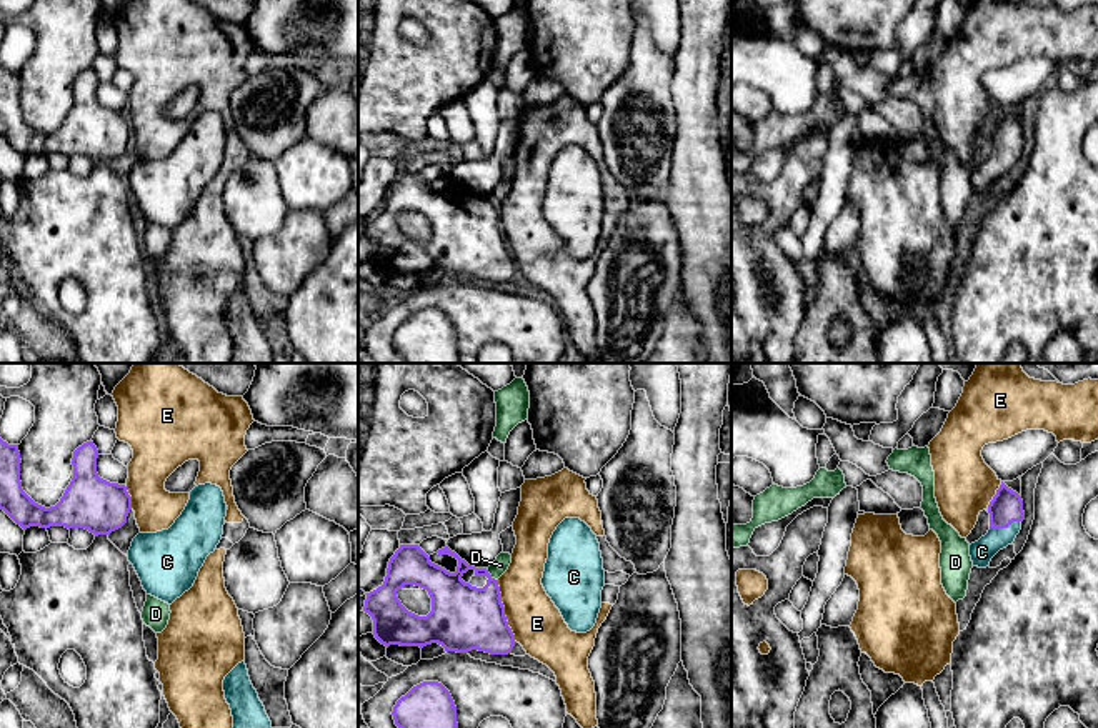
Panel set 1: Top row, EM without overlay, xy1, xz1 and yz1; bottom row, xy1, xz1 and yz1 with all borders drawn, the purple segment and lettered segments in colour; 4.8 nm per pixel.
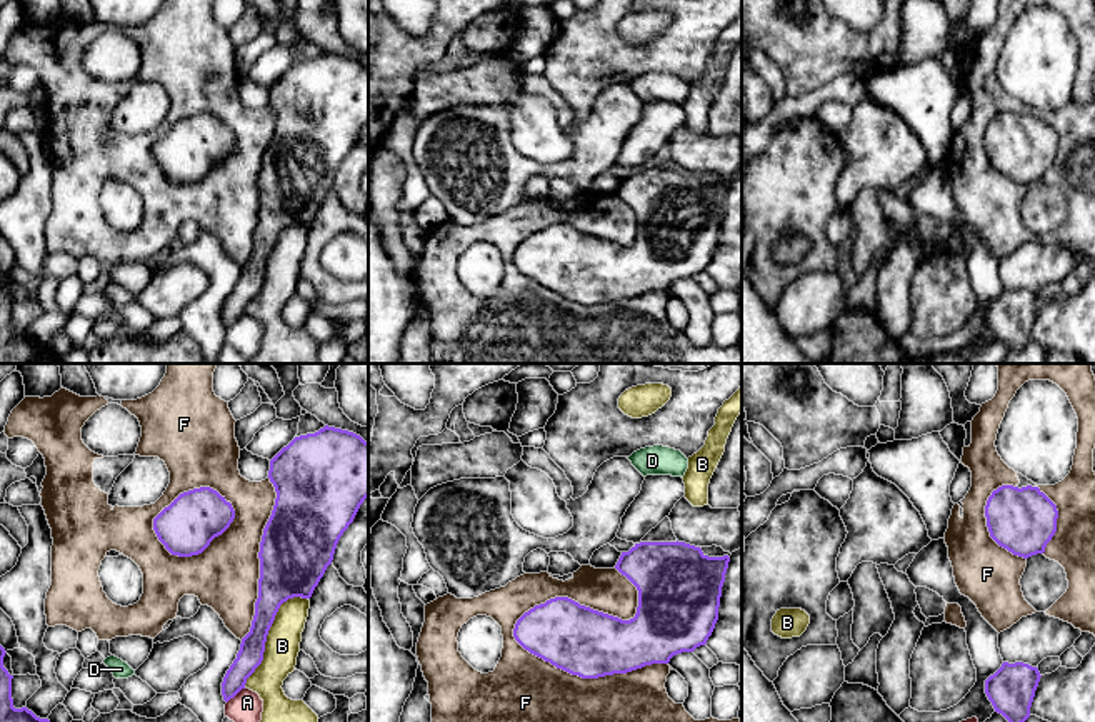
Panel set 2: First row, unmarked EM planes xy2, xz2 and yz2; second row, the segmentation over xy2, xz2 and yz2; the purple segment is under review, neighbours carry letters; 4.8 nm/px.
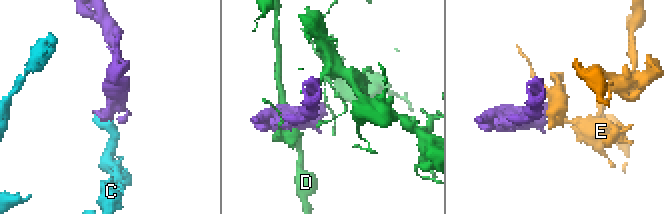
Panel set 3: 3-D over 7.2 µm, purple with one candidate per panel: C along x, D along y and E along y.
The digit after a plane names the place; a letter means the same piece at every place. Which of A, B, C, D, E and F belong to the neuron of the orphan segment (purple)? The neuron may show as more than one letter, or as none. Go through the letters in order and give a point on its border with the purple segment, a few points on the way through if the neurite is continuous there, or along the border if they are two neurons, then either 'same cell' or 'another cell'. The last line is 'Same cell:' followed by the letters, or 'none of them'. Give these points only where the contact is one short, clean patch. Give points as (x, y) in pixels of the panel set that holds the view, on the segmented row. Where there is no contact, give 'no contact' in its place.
A: xy2 (235, 694) | along xy2 (245, 687), (227, 702) | another cell
B: xy2 (267, 632) | another cell
C: yz1 (1005, 527) | across yz1 (1007, 505), (1005, 527), (982, 552) | same cell
D: xz1 (490, 575) | another cell
E: xz1 (504, 612) | along xz1 (497, 580), (504, 615), (517, 642) | another cell
F: xz2 (587, 677) | another cell
Same cell: C

